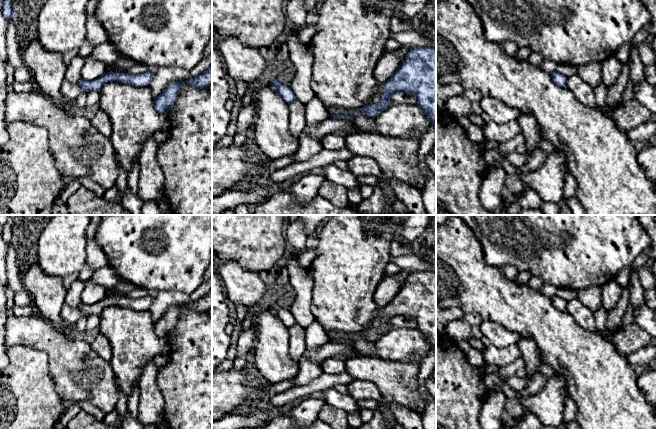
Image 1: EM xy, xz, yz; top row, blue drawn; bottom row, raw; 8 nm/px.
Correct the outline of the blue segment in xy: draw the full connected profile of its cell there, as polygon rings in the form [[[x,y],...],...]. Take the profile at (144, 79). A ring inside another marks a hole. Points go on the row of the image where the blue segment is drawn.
[[[148,71],[139,75],[131,75],[129,73],[114,73],[107,72],[98,79],[87,81],[81,79],[77,84],[86,92],[98,91],[108,82],[116,81],[122,83],[128,83],[135,87],[148,86],[153,78],[153,71]]]

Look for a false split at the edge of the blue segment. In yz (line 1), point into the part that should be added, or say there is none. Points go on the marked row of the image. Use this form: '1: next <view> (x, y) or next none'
1: next none

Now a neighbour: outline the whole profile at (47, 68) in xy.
[[[31,33],[22,44],[23,61],[32,75],[36,89],[53,101],[60,101],[62,99],[61,84],[65,80],[67,69],[62,55],[45,50]]]

